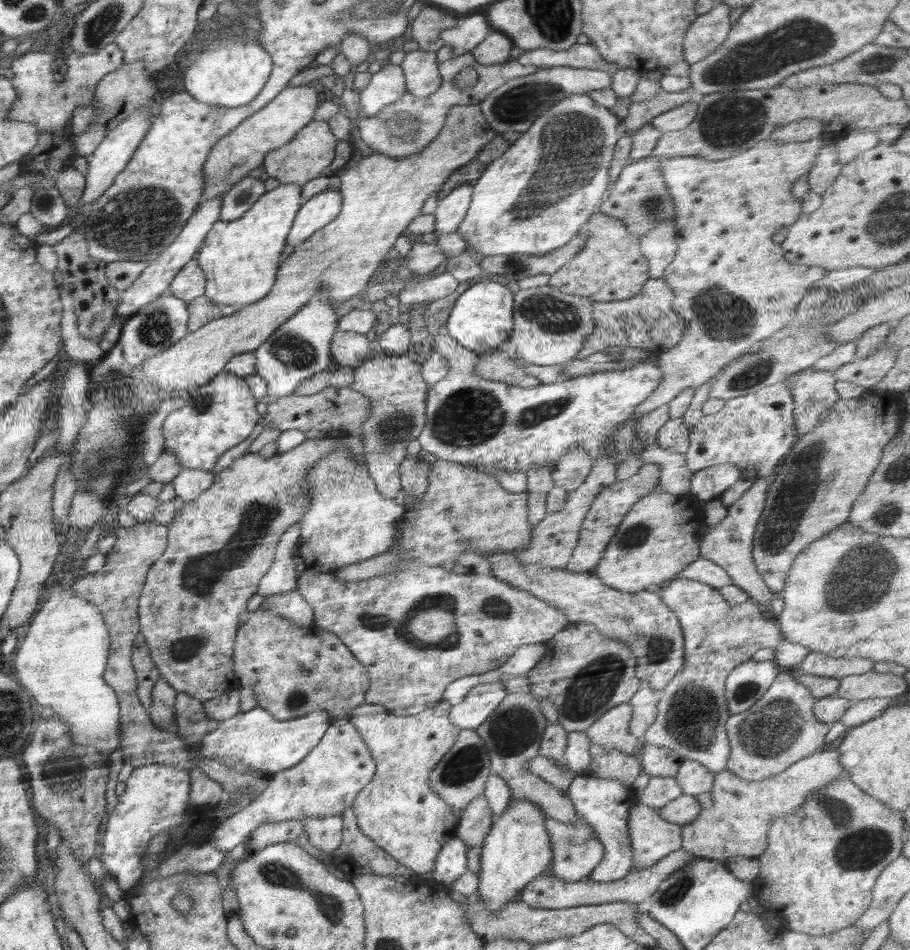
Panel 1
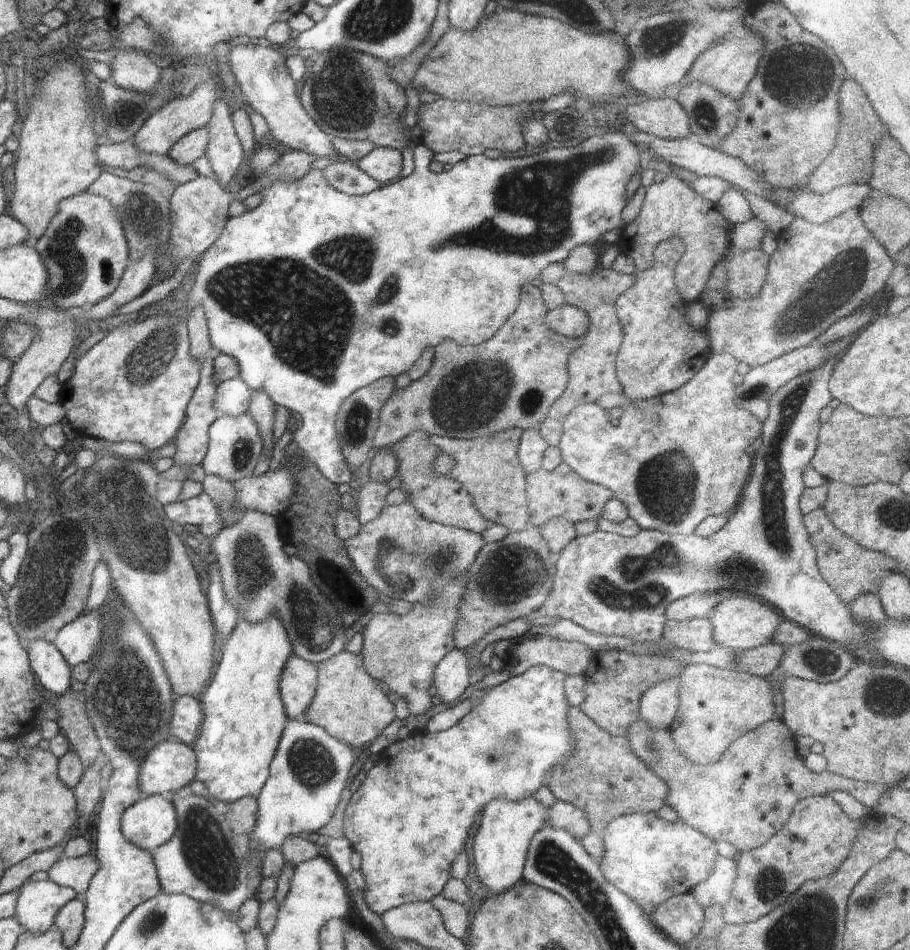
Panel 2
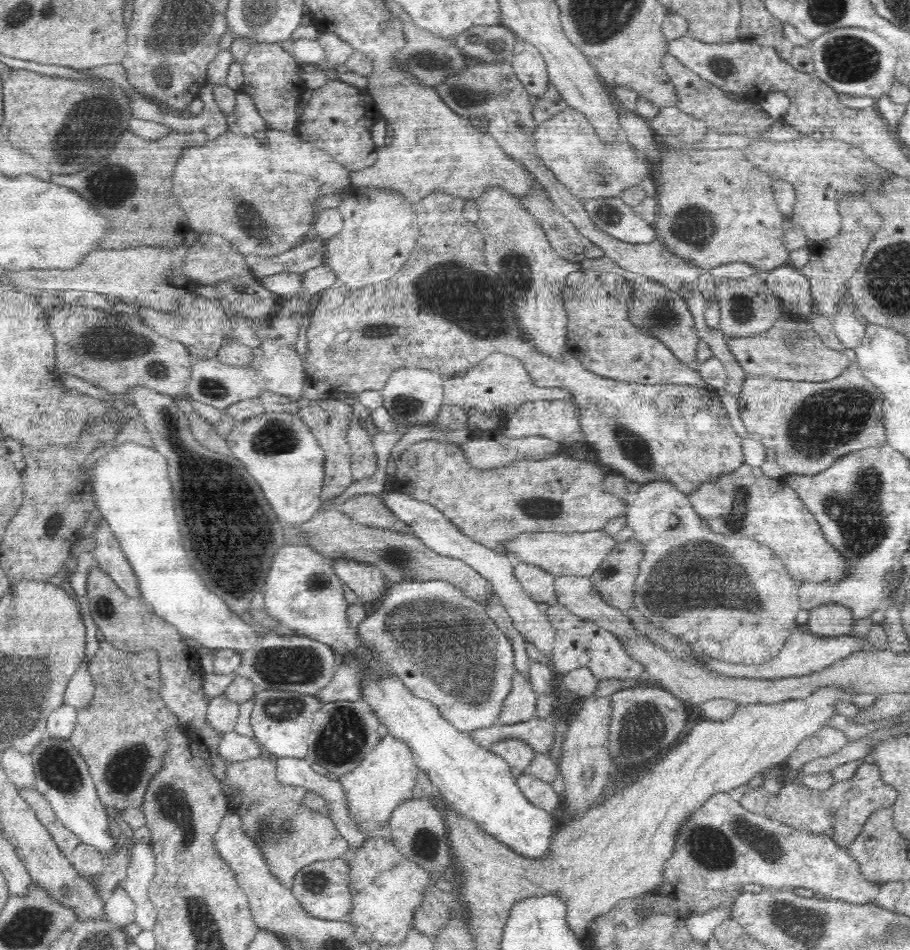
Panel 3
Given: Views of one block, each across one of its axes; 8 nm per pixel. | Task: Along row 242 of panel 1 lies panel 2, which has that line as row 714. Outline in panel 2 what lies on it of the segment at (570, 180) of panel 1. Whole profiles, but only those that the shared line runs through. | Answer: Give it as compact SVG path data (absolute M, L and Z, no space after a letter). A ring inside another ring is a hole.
M546 665L530 667L526 672L514 675L506 682L492 687L482 697L480 704L472 709L469 714L466 714L454 727L437 733L429 733L427 730L415 731L403 740L397 739L395 743L379 753L378 764L366 772L360 786L352 792L344 813L343 828L344 836L350 840L353 850L361 856L360 870L366 881L363 897L370 910L381 916L386 911L404 903L430 901L431 898L440 895L444 884L446 884L450 877L452 862L456 861L456 856L464 849L474 814L483 810L494 799L519 801L528 795L533 795L537 788L545 784L545 774L554 765L563 765L573 743L573 736L568 728L567 710L570 706L563 691L564 679L566 677L567 675Z

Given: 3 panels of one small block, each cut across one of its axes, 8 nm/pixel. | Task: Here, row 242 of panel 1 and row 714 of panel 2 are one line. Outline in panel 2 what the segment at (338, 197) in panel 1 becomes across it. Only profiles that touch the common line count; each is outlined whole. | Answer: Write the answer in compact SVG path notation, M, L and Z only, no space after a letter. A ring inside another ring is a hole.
M290 655L279 682L279 693L288 719L298 719L315 696L317 666L305 658Z

